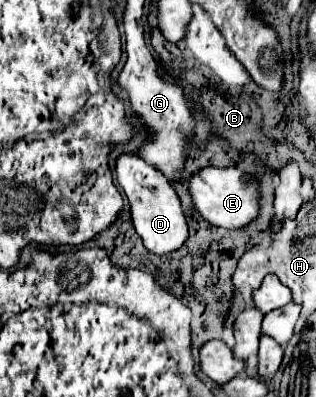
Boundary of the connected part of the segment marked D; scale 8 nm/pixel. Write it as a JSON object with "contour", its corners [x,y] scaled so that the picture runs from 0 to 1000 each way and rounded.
{"contour":[[[389,385],[370,395],[364,436],[377,466],[389,471],[408,501],[415,557],[427,567],[427,582],[453,602],[459,622],[491,642],[528,642],[566,627],[592,602],[592,557],[566,496],[541,461],[528,461],[528,451],[516,446],[516,436],[421,385]]]}

